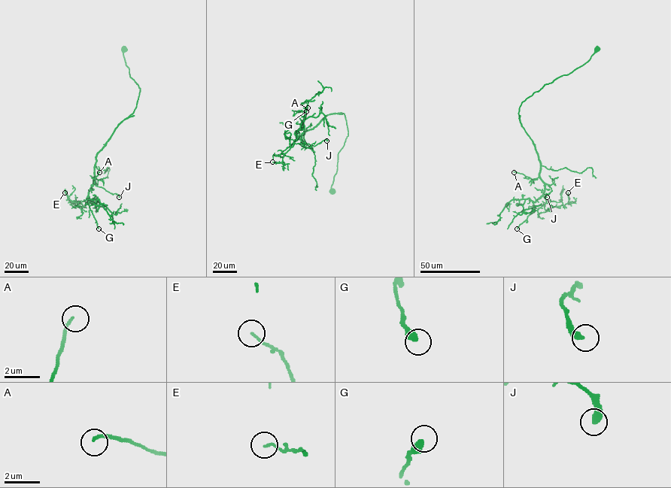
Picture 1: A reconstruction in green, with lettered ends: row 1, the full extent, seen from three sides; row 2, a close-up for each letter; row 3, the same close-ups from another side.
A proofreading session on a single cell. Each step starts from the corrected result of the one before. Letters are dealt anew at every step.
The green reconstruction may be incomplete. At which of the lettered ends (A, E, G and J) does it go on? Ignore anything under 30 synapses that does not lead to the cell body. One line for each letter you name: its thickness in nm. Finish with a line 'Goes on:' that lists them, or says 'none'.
Goes on: none

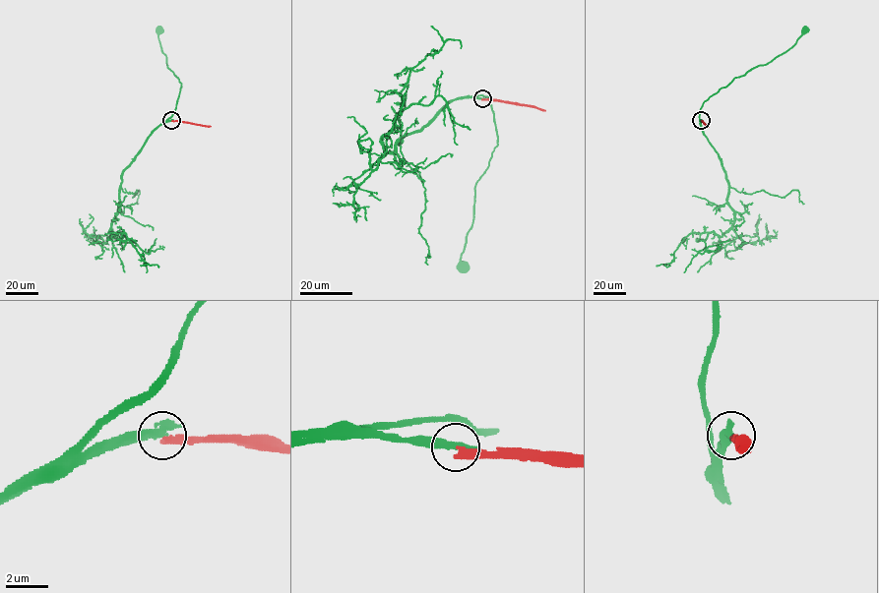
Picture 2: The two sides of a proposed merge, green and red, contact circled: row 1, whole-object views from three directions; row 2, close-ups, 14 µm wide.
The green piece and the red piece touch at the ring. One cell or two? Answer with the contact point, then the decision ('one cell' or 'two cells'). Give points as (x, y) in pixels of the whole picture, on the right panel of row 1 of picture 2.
place (701, 120); two cells

